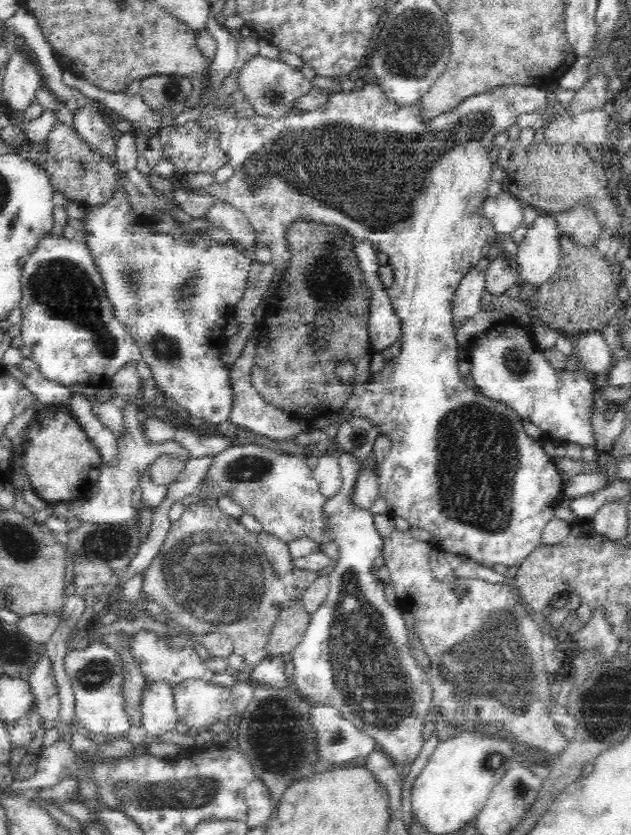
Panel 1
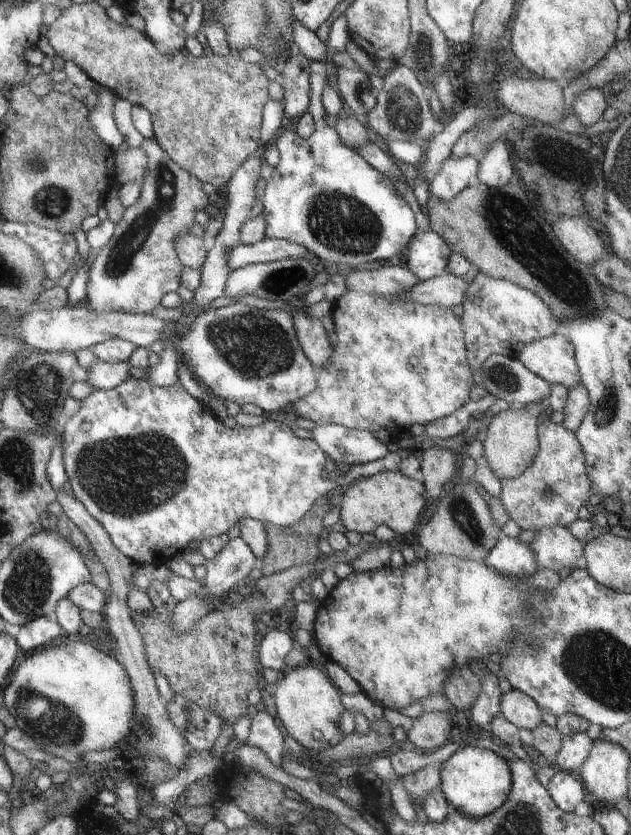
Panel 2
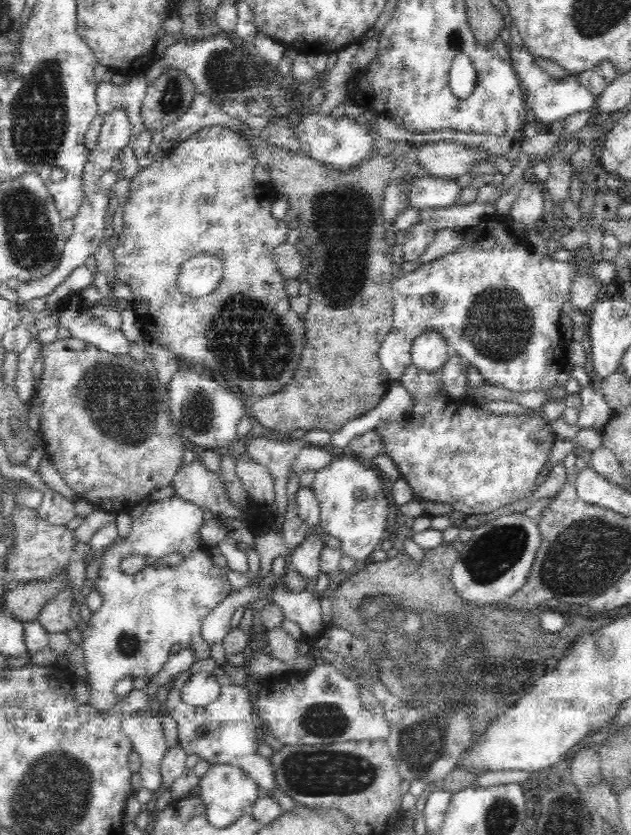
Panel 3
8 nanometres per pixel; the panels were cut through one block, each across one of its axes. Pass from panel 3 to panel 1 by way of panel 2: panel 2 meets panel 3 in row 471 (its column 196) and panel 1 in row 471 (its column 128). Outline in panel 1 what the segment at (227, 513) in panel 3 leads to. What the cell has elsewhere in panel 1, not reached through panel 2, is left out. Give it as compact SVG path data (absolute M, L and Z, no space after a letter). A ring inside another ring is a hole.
M256 444L230 446L214 456L214 462L204 478L204 486L210 490L212 498L228 498L236 502L244 514L254 516L262 524L264 534L272 534L280 542L290 544L300 538L310 538L318 550L326 542L334 542L326 530L326 498L320 494L314 470L306 466L306 458L300 458L294 452L280 454Z

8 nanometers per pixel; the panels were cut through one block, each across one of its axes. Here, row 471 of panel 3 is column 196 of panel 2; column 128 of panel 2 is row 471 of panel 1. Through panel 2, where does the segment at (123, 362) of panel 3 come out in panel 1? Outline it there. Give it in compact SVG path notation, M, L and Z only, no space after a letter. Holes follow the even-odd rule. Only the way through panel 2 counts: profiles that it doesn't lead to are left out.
M66 404L46 406L36 414L36 420L32 420L24 438L22 454L26 480L32 484L36 496L48 504L86 500L98 484L98 474L104 464L98 448L86 436Z

